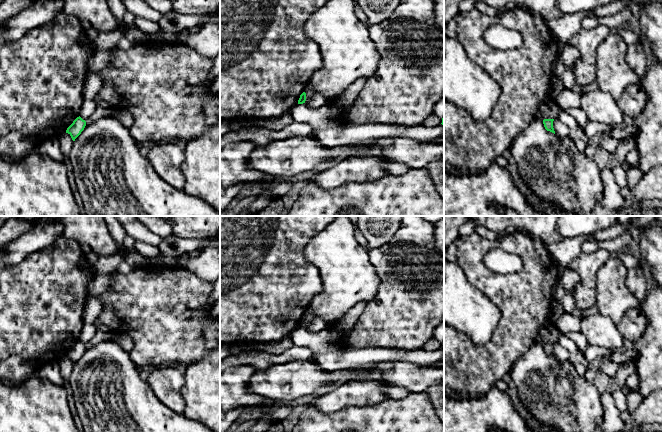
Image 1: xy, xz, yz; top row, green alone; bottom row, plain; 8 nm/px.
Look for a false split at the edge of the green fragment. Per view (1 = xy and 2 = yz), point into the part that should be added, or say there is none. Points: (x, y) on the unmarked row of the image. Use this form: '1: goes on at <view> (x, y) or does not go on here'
1: does not go on here
2: does not go on here

